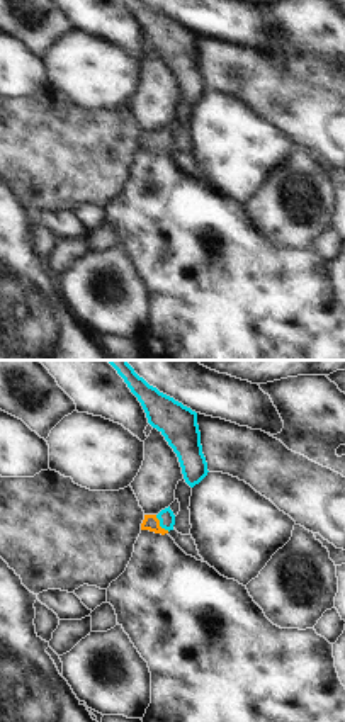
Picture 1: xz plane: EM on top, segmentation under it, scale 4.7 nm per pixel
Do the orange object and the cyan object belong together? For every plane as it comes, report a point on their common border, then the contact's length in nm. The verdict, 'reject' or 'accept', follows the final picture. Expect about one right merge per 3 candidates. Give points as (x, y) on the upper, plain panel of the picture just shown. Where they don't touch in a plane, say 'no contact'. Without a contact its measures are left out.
(158, 145) | 100 nm

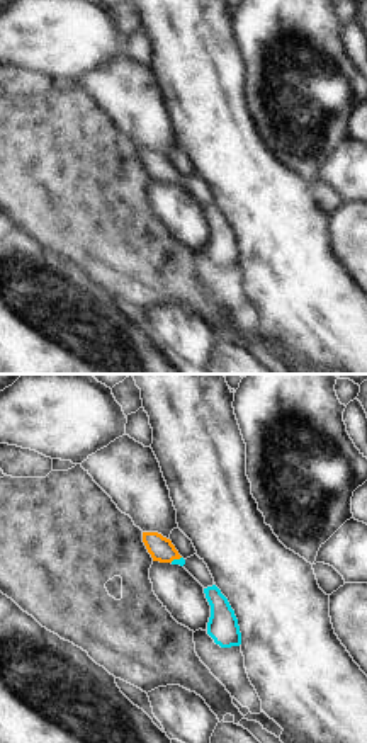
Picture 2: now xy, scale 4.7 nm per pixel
(175, 177) | 60 nm

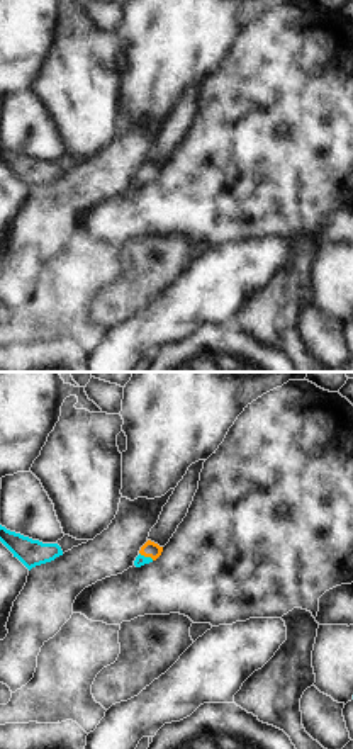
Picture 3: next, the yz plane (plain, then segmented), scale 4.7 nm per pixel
(146, 175) | 80 nm

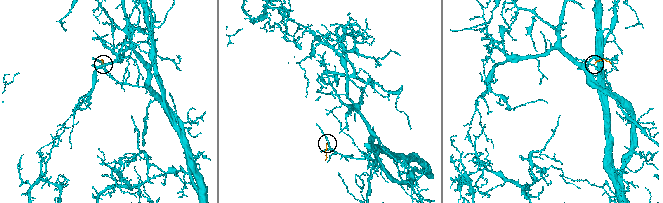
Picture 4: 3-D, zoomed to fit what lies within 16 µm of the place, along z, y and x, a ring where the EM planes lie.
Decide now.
accept

